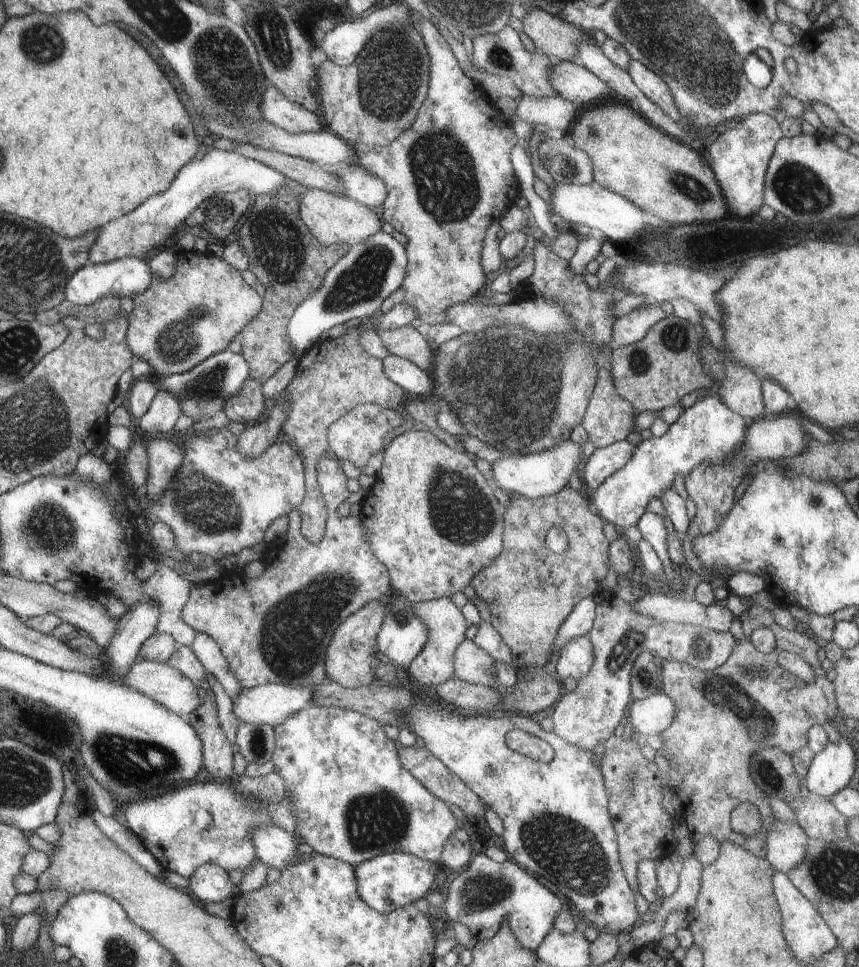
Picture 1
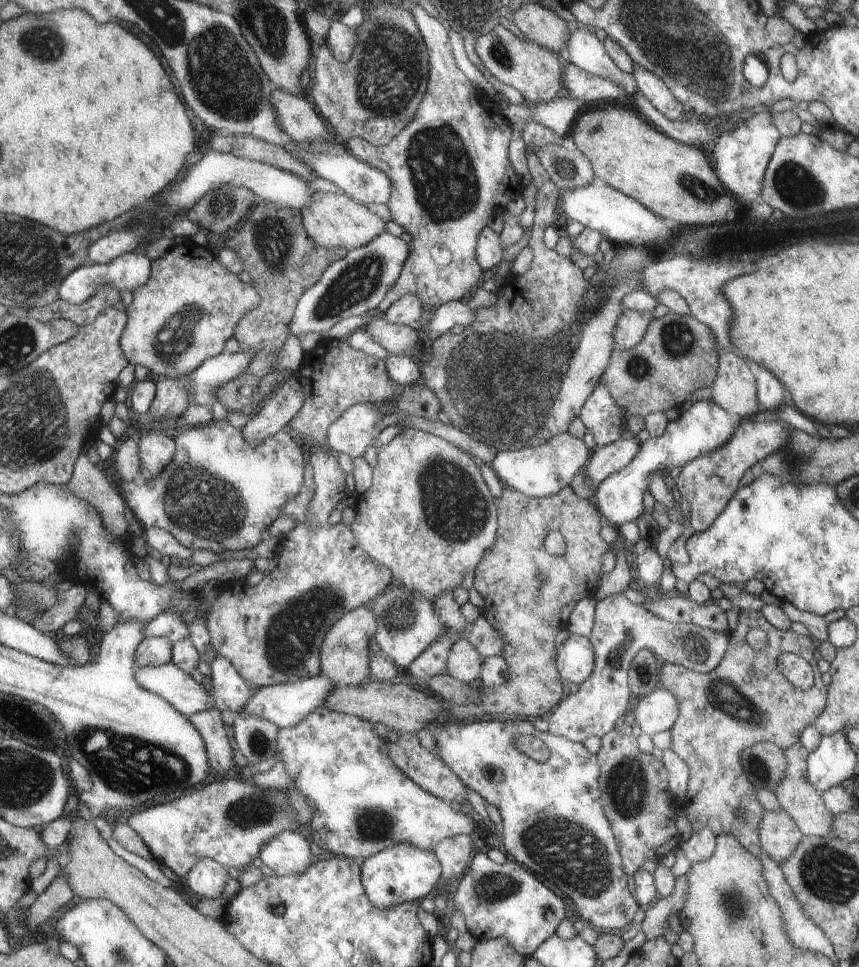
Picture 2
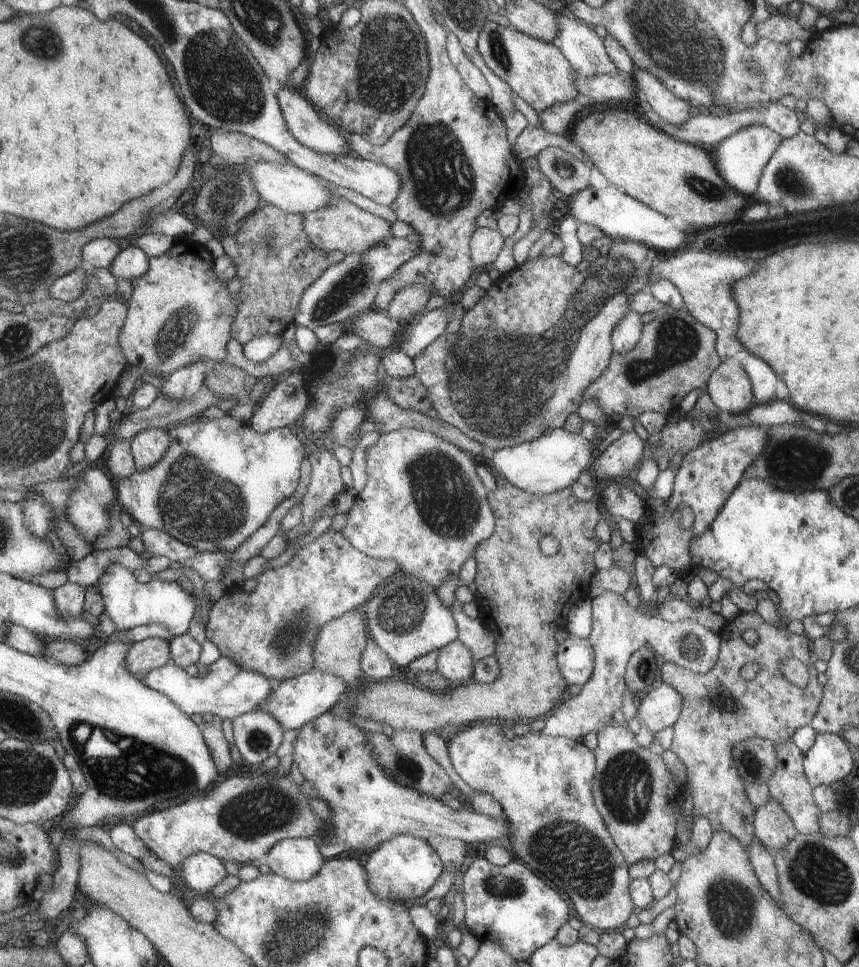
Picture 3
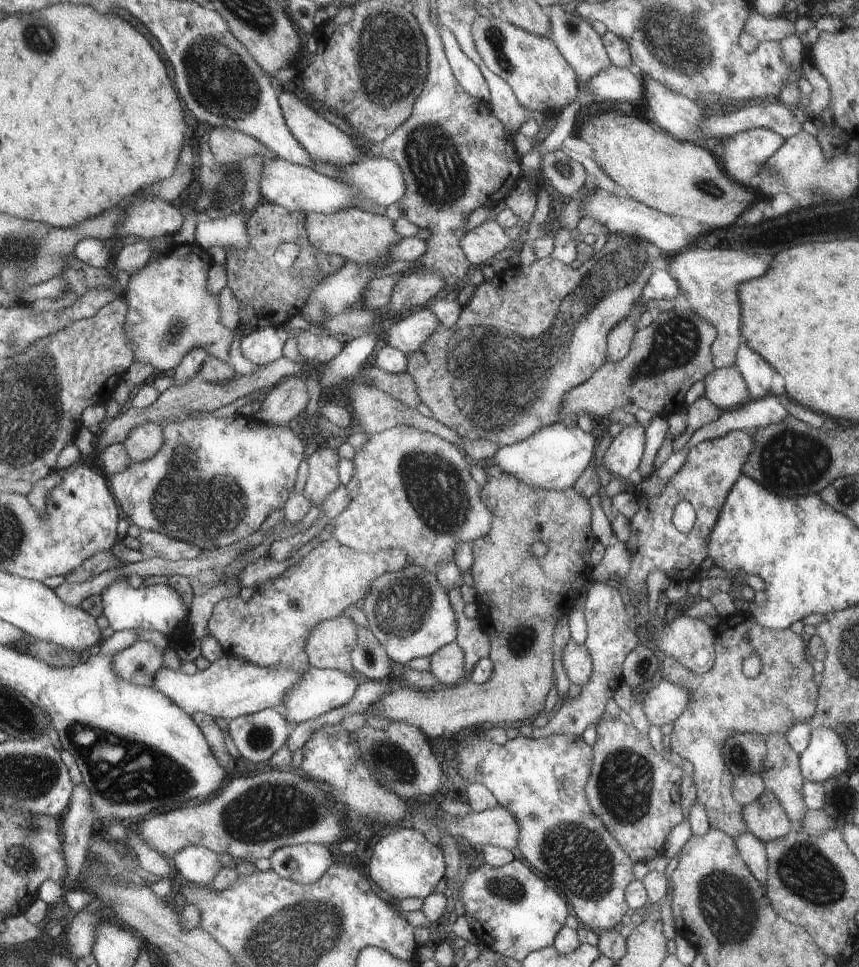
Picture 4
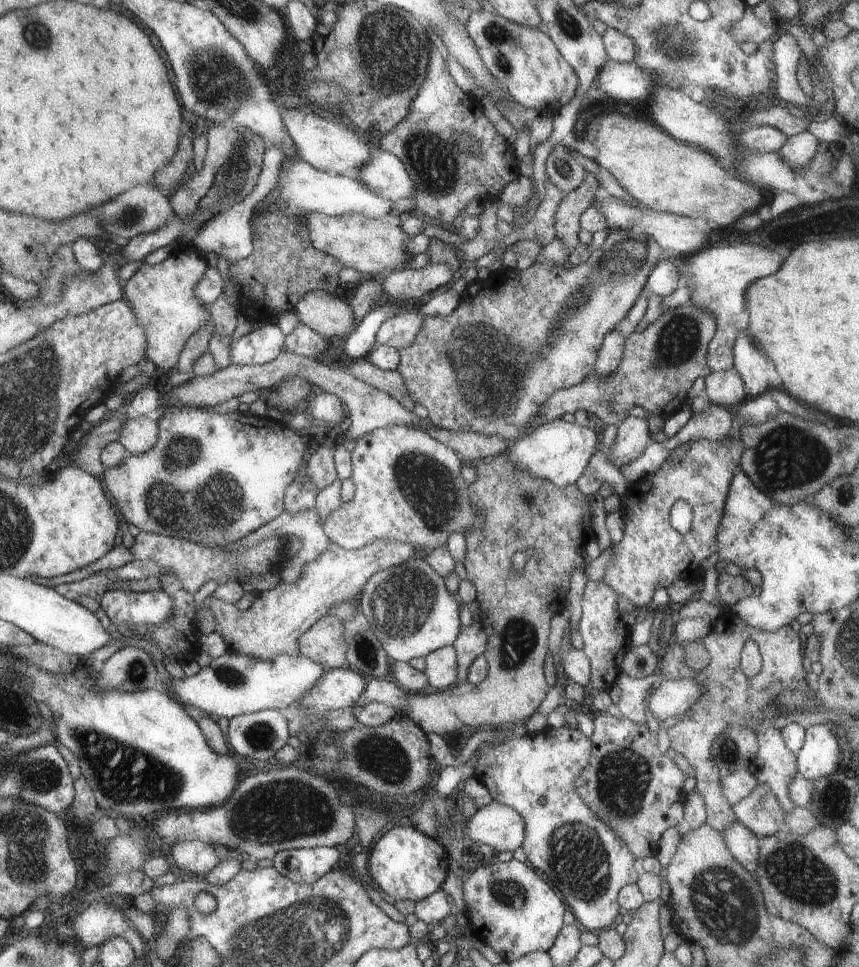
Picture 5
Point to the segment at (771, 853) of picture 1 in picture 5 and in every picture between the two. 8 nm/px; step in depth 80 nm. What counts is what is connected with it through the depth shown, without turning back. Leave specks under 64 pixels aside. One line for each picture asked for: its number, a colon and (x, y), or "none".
2: (779, 835)
3: (772, 826)
4: (765, 818)
5: (760, 811)

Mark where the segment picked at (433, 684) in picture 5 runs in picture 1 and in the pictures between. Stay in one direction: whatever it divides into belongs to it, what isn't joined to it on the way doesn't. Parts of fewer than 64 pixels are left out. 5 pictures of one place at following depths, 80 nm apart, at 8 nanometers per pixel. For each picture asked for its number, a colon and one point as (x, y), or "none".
1: (472, 665)
2: (464, 662)
3: (455, 663)
4: (447, 664)

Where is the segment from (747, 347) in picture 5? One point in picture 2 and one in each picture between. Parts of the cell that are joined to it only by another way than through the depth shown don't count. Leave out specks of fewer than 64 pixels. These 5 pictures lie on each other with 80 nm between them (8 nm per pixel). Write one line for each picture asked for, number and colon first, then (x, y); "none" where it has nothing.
2: (770, 393)
3: (764, 381)
4: (757, 373)

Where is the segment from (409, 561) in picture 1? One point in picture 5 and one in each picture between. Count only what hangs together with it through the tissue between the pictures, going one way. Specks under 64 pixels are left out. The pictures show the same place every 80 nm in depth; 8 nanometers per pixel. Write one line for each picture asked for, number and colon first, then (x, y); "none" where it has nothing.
2: (429, 516)
3: (423, 505)
4: (416, 493)
5: (409, 488)

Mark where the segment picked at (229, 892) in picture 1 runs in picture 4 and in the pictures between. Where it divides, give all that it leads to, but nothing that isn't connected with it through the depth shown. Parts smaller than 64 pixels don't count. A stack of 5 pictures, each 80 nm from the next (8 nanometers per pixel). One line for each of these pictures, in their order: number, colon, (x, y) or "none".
2: (208, 878)
3: (201, 871)
4: (198, 865)

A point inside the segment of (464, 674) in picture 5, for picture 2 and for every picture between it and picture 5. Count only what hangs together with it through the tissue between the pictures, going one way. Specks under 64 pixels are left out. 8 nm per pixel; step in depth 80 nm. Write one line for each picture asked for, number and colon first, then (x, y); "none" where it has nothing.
2: (481, 635)
3: (479, 639)
4: (471, 637)

